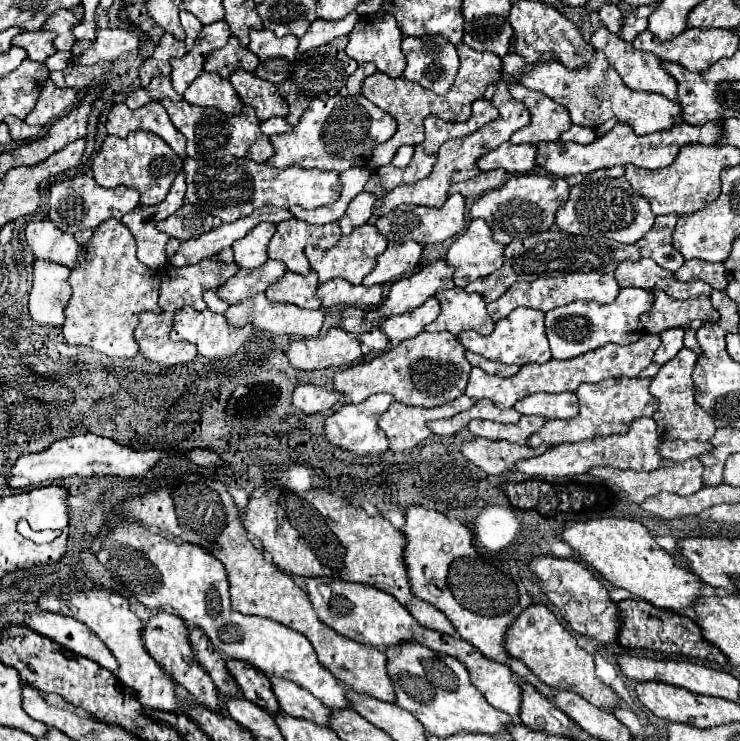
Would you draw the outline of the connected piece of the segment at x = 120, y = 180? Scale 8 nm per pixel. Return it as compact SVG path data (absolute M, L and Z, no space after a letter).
M135 131L127 135L125 139L121 137L107 137L101 151L93 159L93 177L101 187L131 187L141 193L141 203L143 205L155 205L161 203L167 197L167 191L175 179L175 175L183 169L183 161L159 135L149 133L149 131Z

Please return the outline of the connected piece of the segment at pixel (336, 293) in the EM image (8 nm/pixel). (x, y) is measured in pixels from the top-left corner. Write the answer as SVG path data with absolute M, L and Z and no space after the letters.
M331 279L327 283L319 285L317 297L321 299L321 305L325 309L335 305L353 305L353 307L373 307L379 305L383 299L383 287L381 285L353 285L345 279Z

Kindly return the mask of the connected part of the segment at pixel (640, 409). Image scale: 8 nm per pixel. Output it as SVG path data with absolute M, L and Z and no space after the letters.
M617 377L617 379L605 379L601 383L583 383L577 387L579 397L579 415L573 419L551 419L547 421L531 439L527 445L537 447L541 443L575 443L583 439L603 437L603 435L615 435L615 433L627 433L629 425L639 417L651 417L657 411L657 401L649 393L651 379L629 379L629 377Z

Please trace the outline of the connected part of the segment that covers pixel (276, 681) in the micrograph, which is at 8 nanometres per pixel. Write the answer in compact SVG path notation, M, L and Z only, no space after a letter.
M269 677L271 689L279 701L279 707L287 715L295 715L301 719L315 719L319 725L327 725L331 711L309 691L301 689L293 681L281 679L281 677Z

